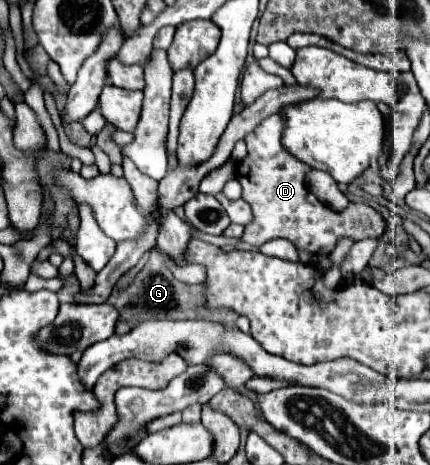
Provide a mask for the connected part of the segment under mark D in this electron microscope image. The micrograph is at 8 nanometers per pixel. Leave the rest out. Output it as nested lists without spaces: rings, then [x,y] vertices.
[[[282,113],[264,119],[250,135],[246,135],[248,155],[236,165],[236,179],[242,185],[242,199],[252,205],[254,221],[246,225],[242,239],[260,247],[272,237],[290,239],[296,247],[316,255],[318,251],[330,253],[336,241],[346,235],[354,241],[366,237],[382,237],[384,219],[364,203],[350,203],[350,211],[332,211],[322,205],[306,187],[306,175],[312,171],[300,159],[294,159],[282,147]]]

